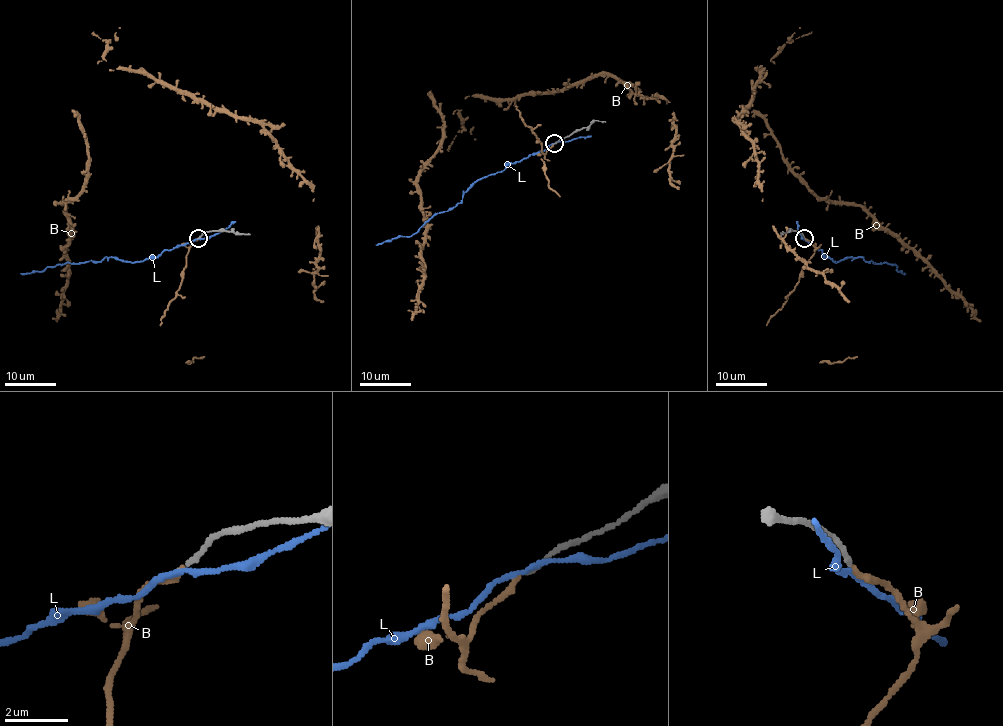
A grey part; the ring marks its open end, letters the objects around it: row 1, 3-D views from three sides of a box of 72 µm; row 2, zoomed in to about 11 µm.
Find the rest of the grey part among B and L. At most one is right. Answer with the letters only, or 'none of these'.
B

